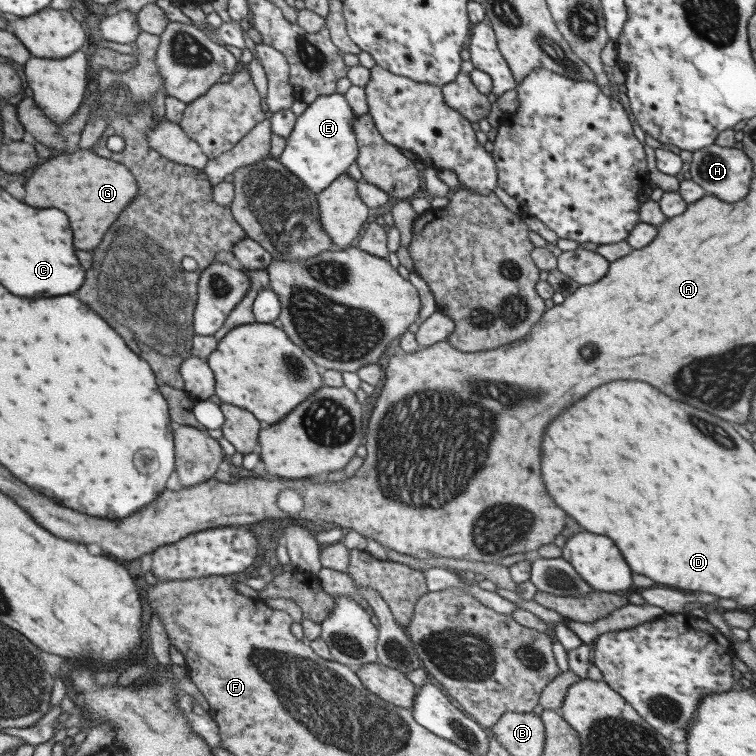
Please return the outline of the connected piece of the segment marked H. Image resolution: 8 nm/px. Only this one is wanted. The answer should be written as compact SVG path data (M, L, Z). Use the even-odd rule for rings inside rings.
M715 144L692 152L688 172L690 179L698 184L705 194L716 196L723 202L741 200L749 192L749 182L755 176L750 158L741 149L723 148Z

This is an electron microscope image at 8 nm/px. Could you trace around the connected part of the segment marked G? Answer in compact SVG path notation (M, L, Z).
M78 148L37 166L25 182L23 202L33 208L57 208L65 212L73 232L73 248L89 250L99 244L109 224L136 198L137 185L123 164L95 156L92 150Z

